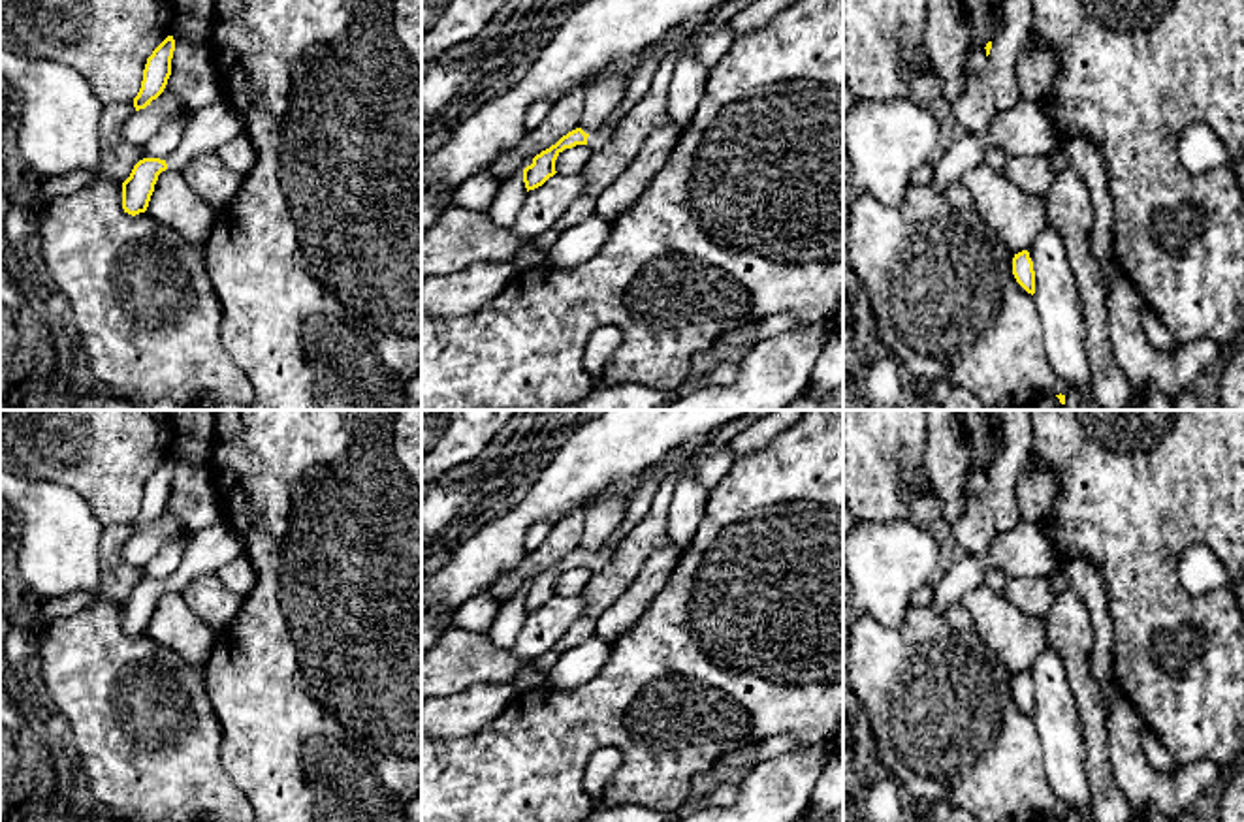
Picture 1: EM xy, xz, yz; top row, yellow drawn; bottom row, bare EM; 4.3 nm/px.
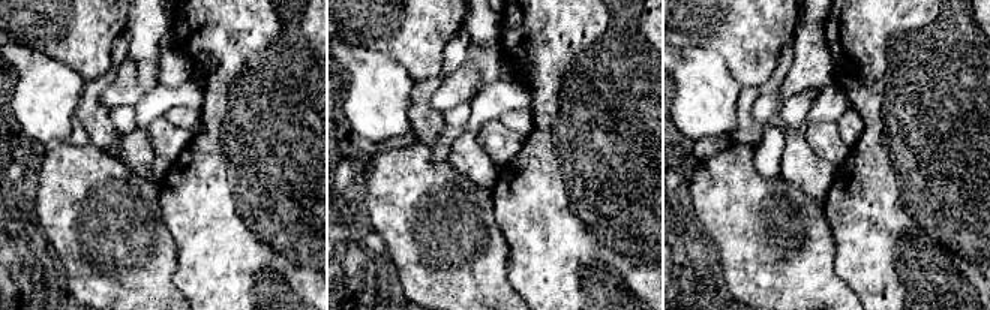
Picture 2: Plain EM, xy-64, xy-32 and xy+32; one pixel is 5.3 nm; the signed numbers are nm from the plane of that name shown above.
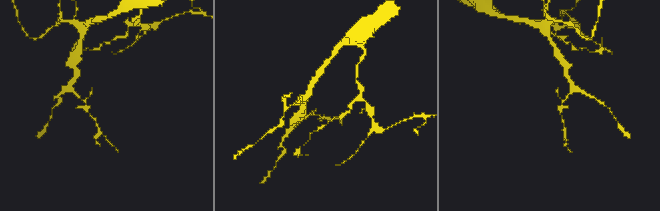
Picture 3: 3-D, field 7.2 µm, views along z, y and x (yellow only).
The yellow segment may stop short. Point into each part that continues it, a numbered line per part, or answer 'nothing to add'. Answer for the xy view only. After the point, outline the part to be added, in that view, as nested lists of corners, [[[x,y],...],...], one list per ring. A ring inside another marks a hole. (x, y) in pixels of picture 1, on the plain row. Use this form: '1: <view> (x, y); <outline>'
1: xy (207, 550); [[[218,521],[198,532],[190,532],[183,561],[175,574],[166,579],[167,589],[183,591],[192,579],[216,574],[224,564],[241,561],[247,555],[247,547],[241,536]]]

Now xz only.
1: xz (599, 559); [[[606,547],[606,549],[591,553],[589,559],[587,559],[587,568],[591,572],[602,570],[610,562],[614,549],[615,547]]]

